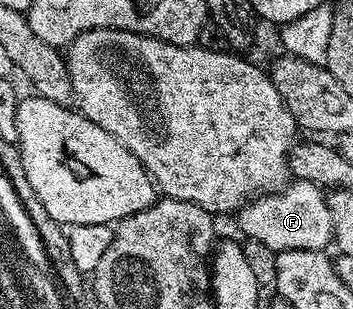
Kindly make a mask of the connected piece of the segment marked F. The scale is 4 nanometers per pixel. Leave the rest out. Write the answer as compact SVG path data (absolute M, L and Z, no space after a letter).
M291 180L286 188L261 194L237 210L238 229L243 238L264 243L274 253L297 249L325 250L334 239L332 215L328 211L326 193L307 181Z

